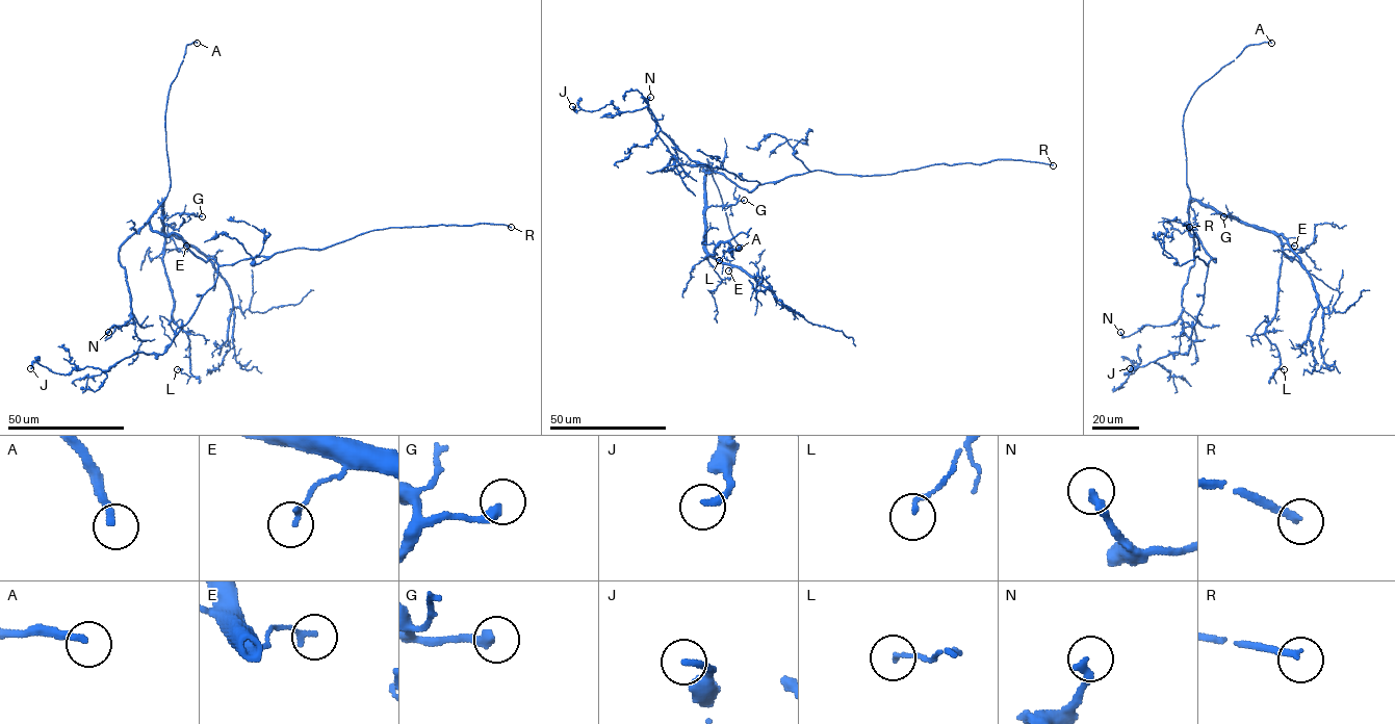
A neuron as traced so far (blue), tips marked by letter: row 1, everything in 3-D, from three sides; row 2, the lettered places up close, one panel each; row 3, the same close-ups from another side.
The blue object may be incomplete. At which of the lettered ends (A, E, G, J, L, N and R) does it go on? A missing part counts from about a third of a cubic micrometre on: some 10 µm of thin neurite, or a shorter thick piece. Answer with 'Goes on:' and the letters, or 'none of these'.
Goes on: A, G, R

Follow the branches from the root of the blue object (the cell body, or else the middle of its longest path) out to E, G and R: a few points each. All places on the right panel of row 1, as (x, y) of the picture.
E: (1193, 234), (1189, 234), (1189, 202), (1197, 199), (1224, 214), (1281, 234), (1291, 246), (1294, 246)
G: (1193, 234), (1189, 234), (1191, 199), (1198, 200), (1230, 217), (1230, 213), (1223, 216)
R: (1193, 234), (1215, 261), (1212, 258), (1207, 265), (1194, 255), (1198, 243), (1193, 231), (1184, 224), (1189, 227)

